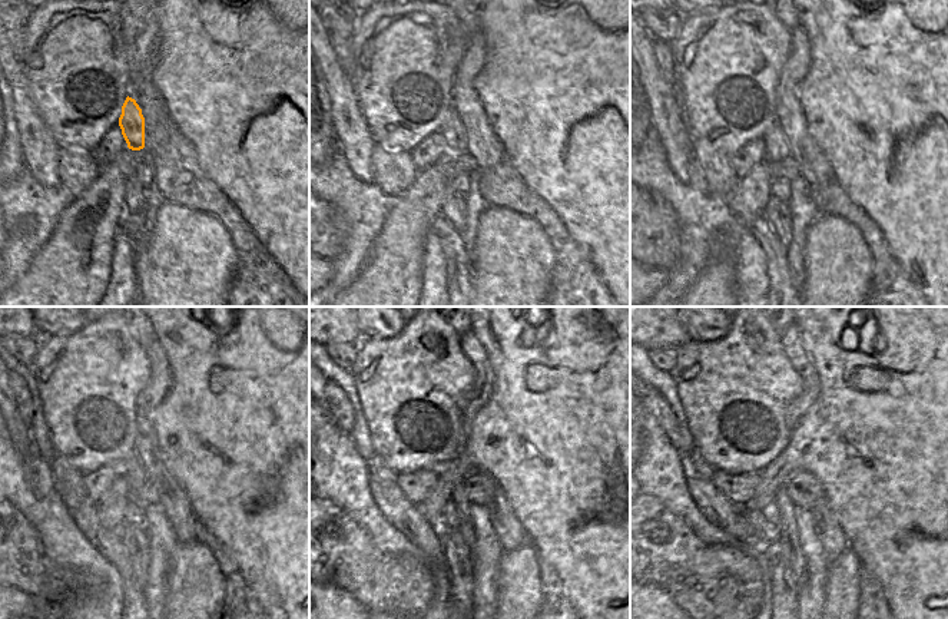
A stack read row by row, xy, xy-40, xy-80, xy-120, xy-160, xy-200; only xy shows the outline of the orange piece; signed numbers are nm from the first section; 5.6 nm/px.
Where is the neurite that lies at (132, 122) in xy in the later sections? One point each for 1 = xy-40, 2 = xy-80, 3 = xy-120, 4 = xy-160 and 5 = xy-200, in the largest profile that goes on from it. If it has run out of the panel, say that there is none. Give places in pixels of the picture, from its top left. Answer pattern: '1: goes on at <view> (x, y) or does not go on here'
1: goes on at xy-40 (453, 131)
2: goes on at xy-80 (775, 141)
3: goes on at xy-120 (132, 469)
4: goes on at xy-160 (464, 523)
5: goes on at xy-200 (786, 532)

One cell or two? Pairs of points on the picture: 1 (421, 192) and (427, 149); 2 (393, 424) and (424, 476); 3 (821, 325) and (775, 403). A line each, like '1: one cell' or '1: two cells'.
1: two cells
2: two cells
3: two cells

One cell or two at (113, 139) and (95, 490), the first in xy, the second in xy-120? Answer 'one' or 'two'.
one

